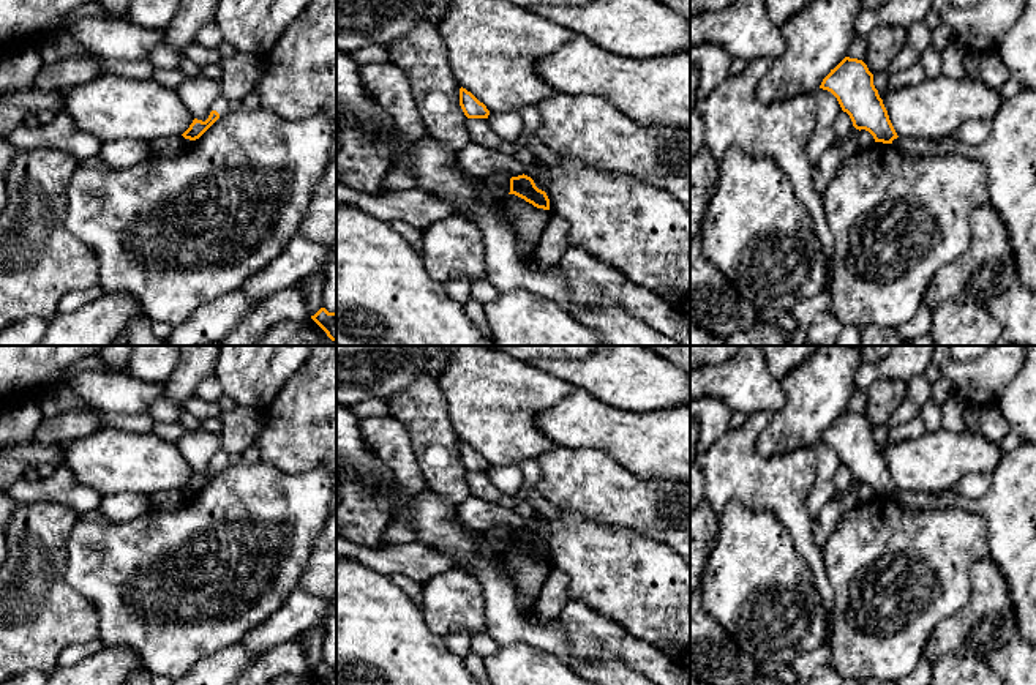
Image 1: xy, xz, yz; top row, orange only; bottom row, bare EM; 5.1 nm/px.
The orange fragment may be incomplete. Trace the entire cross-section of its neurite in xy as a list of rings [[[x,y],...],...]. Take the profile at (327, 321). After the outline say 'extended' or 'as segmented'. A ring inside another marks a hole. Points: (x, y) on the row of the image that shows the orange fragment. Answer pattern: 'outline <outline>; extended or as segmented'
outline [[[321,308],[311,319],[327,333],[332,341],[336,341],[336,313],[328,313]]]; as segmented

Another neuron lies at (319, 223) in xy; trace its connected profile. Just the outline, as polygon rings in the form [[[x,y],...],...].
[[[336,158],[328,163],[324,177],[313,189],[298,235],[325,245],[336,238]]]

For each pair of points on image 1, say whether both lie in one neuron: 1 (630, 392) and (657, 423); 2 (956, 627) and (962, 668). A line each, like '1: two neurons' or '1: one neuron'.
1: two neurons
2: two neurons

